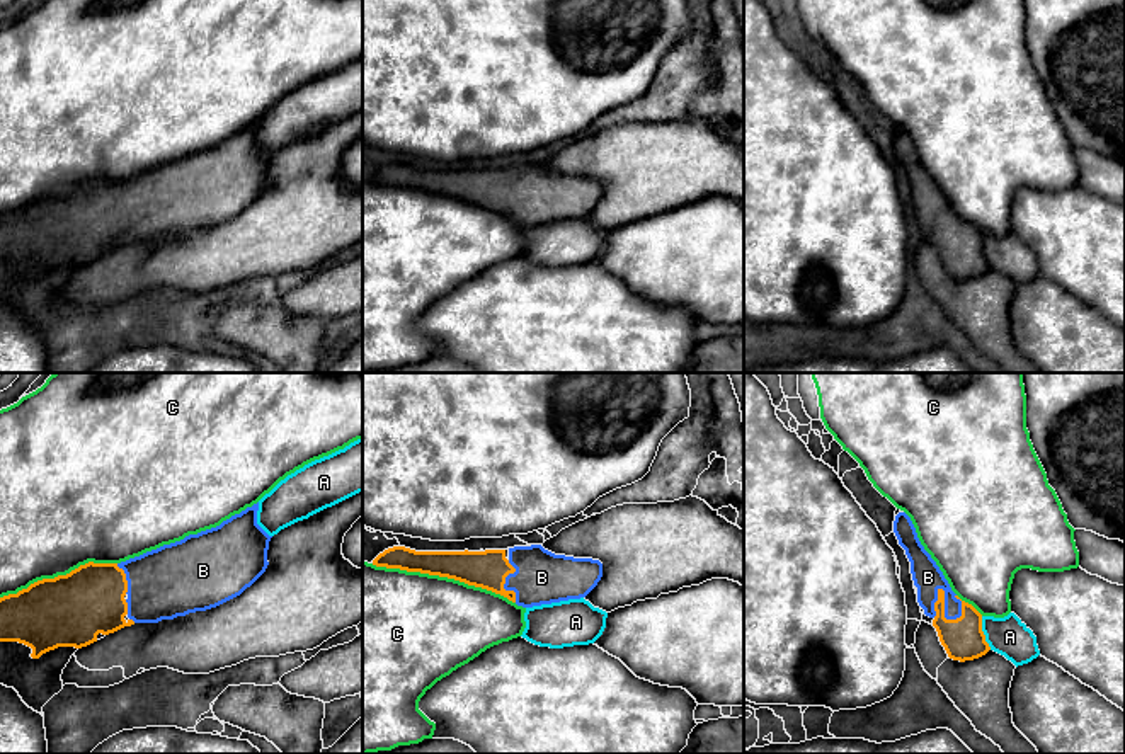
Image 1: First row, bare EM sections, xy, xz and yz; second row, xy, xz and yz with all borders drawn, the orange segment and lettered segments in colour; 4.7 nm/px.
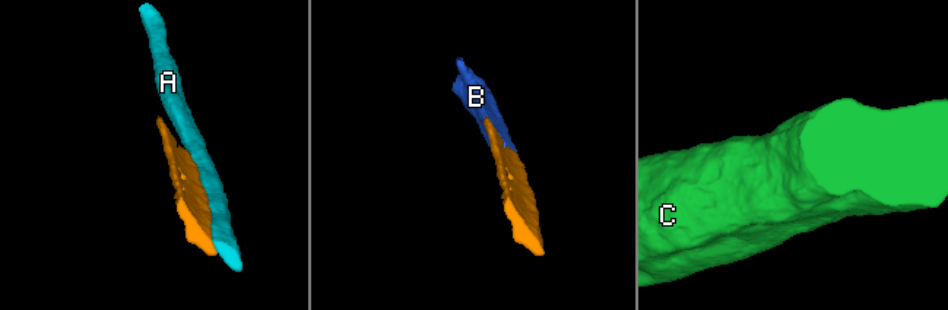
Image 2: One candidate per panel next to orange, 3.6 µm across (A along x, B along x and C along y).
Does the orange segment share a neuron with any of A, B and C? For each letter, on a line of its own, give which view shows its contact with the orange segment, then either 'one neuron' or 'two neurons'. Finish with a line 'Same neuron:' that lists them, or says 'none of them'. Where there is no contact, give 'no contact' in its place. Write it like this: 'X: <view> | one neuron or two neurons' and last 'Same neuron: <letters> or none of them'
A: yz | two neurons
B: yz | one neuron
C: xz | two neurons
Same neuron: B

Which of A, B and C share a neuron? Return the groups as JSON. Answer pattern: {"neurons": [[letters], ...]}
{"neurons": [["A"], ["B"], ["C"]]}

